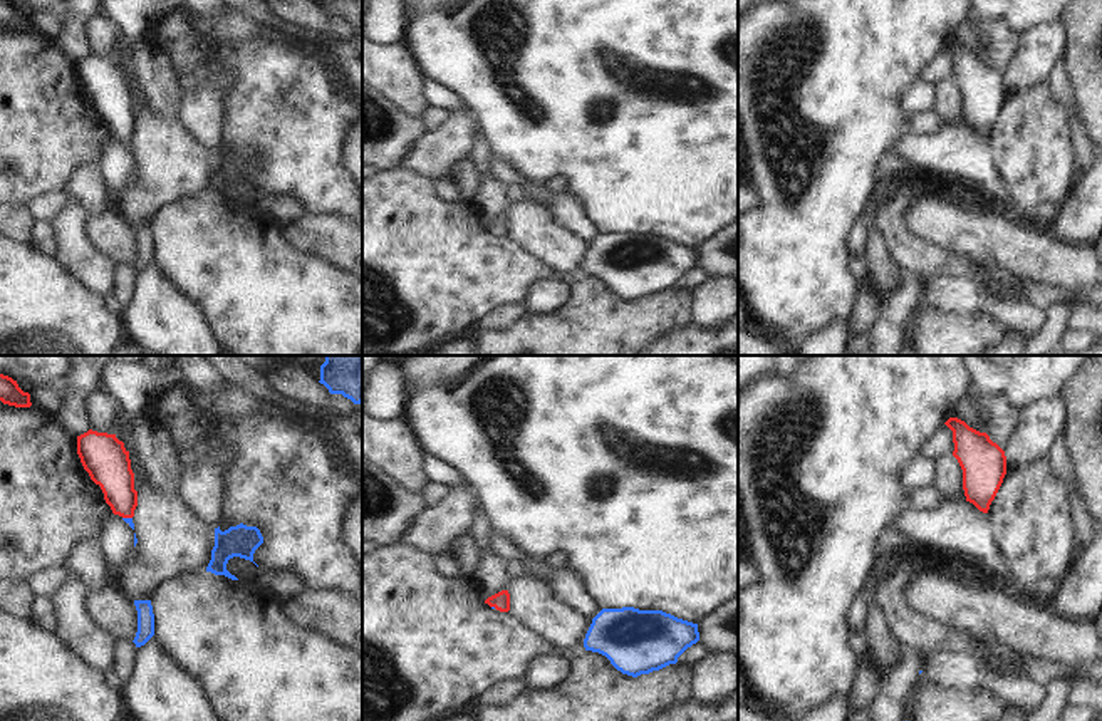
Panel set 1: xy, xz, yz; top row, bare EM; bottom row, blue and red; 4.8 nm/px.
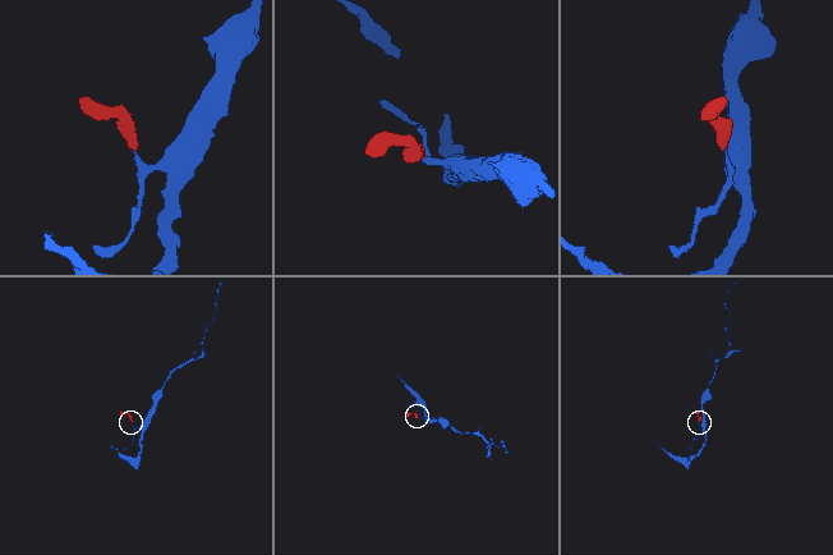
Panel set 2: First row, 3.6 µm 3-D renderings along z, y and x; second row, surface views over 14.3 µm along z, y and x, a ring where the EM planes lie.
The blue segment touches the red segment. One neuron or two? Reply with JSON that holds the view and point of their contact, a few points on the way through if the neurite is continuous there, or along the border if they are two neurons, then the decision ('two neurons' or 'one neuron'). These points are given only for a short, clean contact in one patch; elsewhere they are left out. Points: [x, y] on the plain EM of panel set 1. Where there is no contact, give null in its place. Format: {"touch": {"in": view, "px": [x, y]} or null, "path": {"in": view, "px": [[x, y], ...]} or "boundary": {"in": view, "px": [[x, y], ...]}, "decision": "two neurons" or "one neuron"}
{"touch": {"in": "xy", "px": [128, 143]}, "path": {"in": "xy", "px": [[128, 145], [128, 143], [111, 94]]}, "decision": "one neuron"}

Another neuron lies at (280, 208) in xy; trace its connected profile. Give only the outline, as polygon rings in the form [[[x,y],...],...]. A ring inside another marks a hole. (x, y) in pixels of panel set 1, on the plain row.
[[[267,195],[260,196],[255,211],[265,215],[273,223],[282,226],[292,225],[304,218],[305,206],[290,195]]]

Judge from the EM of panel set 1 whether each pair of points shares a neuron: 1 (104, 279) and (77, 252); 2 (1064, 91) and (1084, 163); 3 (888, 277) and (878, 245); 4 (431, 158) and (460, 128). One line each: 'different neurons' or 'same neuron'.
1: same neuron
2: same neuron
3: same neuron
4: same neuron

